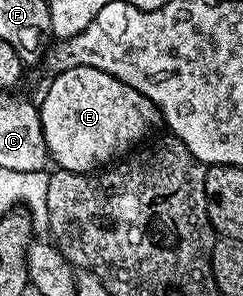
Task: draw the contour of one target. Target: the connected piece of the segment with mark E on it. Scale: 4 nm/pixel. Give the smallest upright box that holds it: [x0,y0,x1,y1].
[38,67,161,173]

